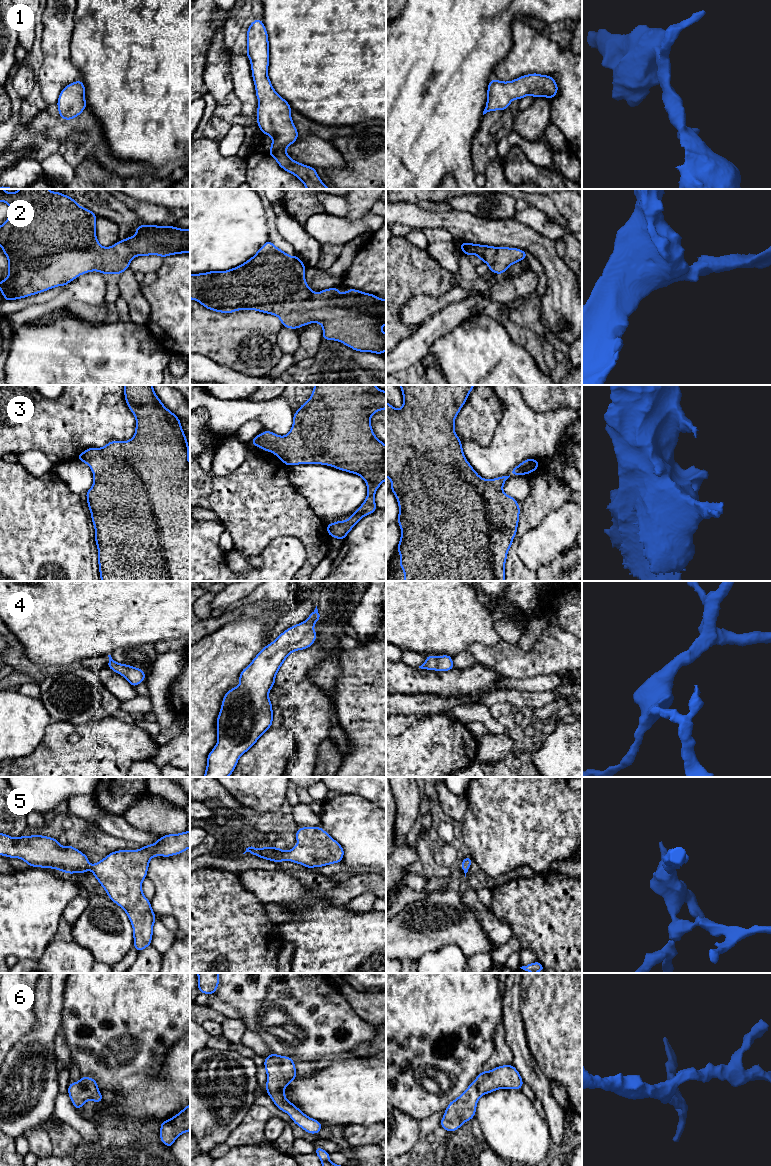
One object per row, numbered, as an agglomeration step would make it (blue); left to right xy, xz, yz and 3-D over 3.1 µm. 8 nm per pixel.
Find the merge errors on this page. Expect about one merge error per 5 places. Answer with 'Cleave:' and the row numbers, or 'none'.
Cleave: none

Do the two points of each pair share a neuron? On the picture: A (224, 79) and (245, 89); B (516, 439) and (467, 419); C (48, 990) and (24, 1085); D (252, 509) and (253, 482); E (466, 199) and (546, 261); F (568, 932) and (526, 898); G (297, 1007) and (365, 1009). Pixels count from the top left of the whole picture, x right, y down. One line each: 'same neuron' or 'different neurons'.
A: different neurons
B: different neurons
C: same neuron
D: same neuron
E: different neurons
F: same neuron
G: different neurons

